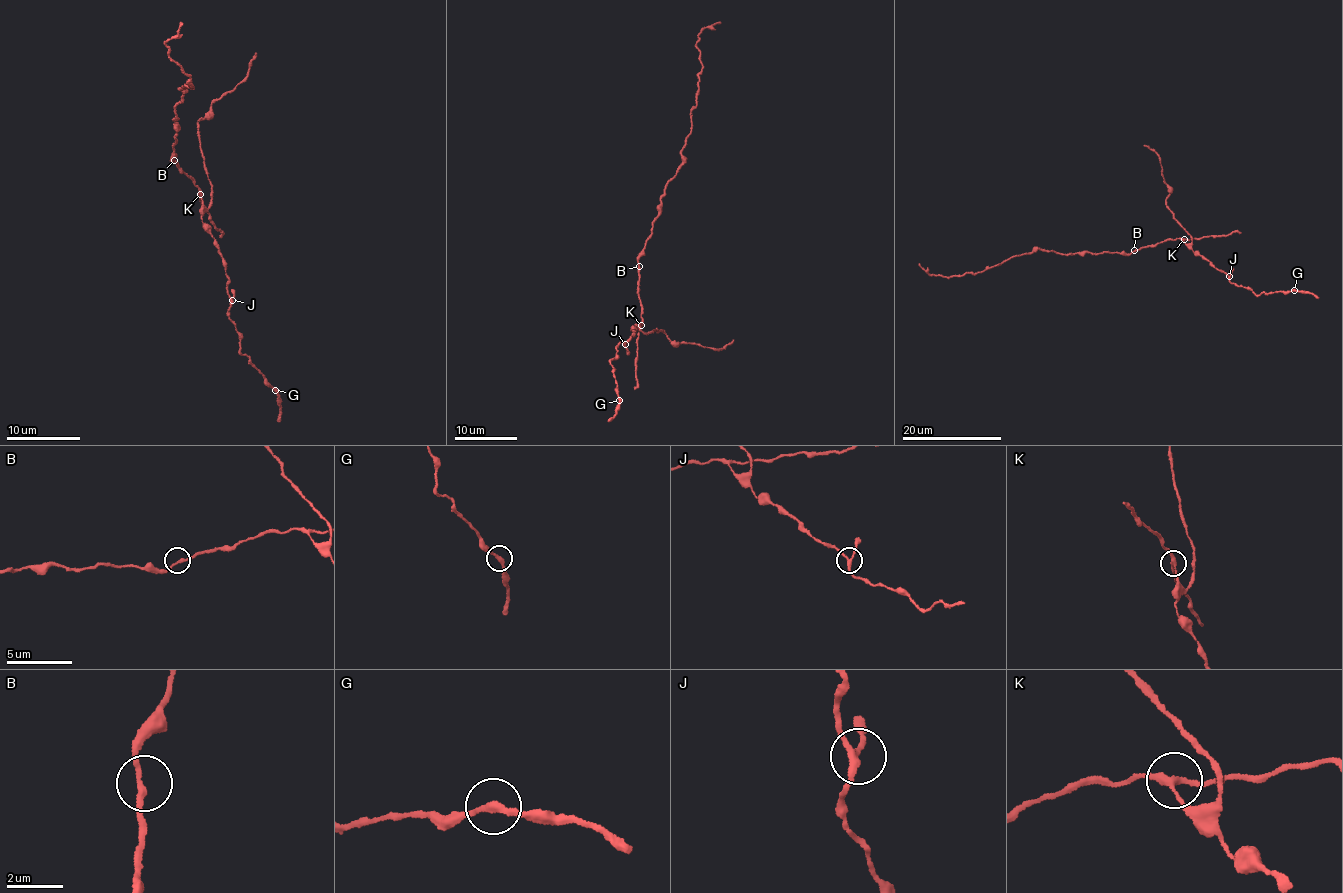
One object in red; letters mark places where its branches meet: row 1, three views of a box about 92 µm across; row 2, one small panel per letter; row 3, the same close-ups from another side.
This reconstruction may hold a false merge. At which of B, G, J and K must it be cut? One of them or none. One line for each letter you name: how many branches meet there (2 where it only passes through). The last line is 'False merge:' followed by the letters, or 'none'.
K: branches 3
False merge: K

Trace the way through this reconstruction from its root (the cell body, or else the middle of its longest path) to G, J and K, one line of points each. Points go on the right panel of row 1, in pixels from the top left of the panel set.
G: (1134, 252), (1179, 238), (1193, 251), (1222, 270), (1233, 283), (1247, 287), (1257, 295), (1294, 290)
J: (1134, 252), (1179, 238), (1229, 276)
K: (1134, 252), (1166, 240), (1184, 239)

